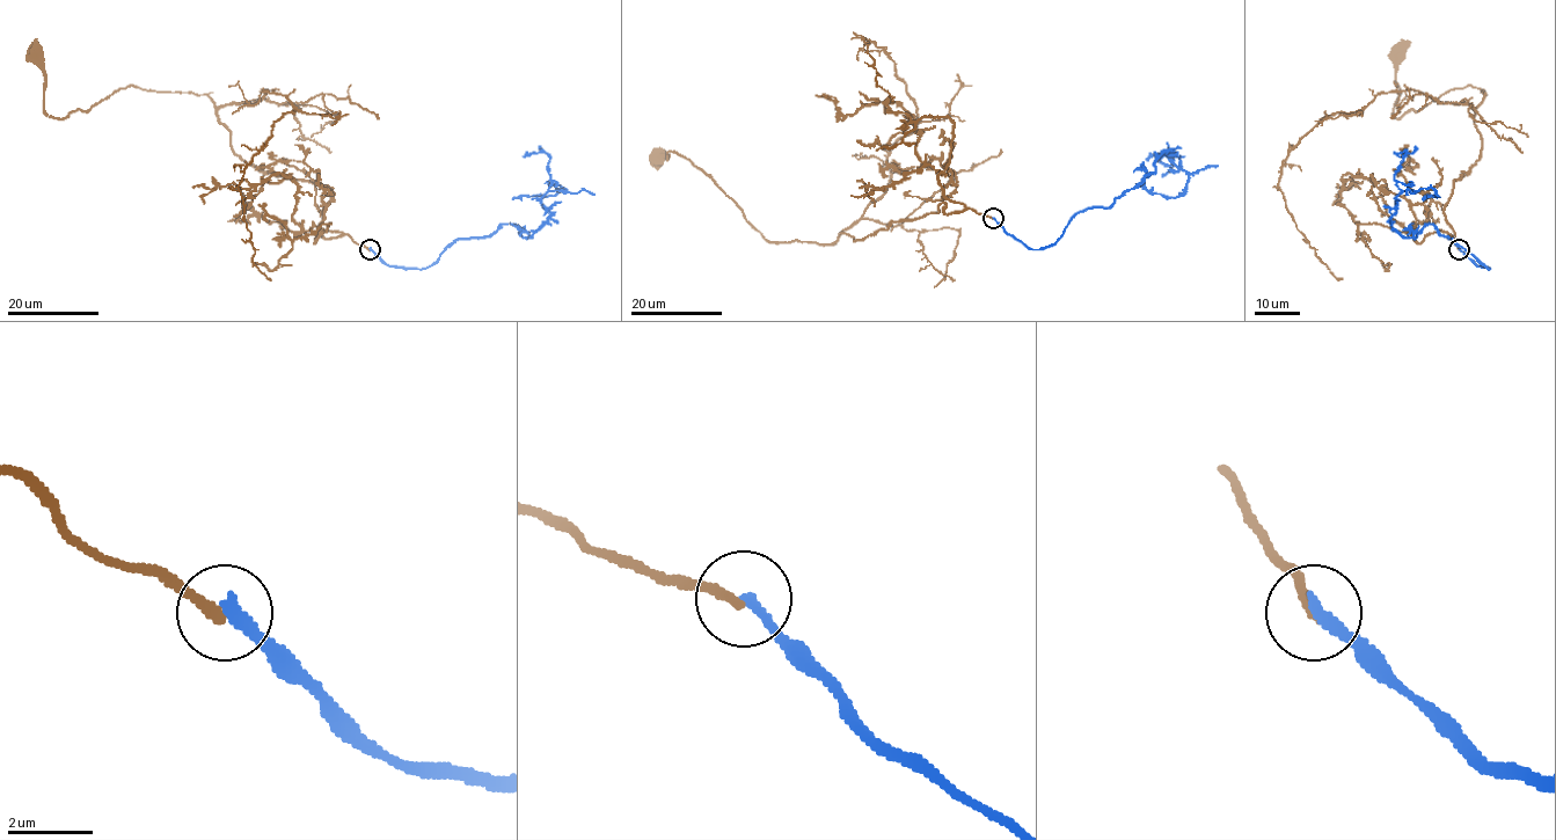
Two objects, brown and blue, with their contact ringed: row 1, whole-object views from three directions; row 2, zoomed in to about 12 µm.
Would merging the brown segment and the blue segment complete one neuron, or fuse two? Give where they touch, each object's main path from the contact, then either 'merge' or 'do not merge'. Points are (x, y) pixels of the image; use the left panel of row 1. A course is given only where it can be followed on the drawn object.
at (370, 249); brown runs (369, 249), (322, 234), (315, 185), (242, 160), (206, 94), (129, 86), (53, 118), (35, 53); blue runs (370, 249), (425, 269), (502, 225), (532, 238), (549, 214), (542, 198), (564, 190), (512, 199); do not merge

